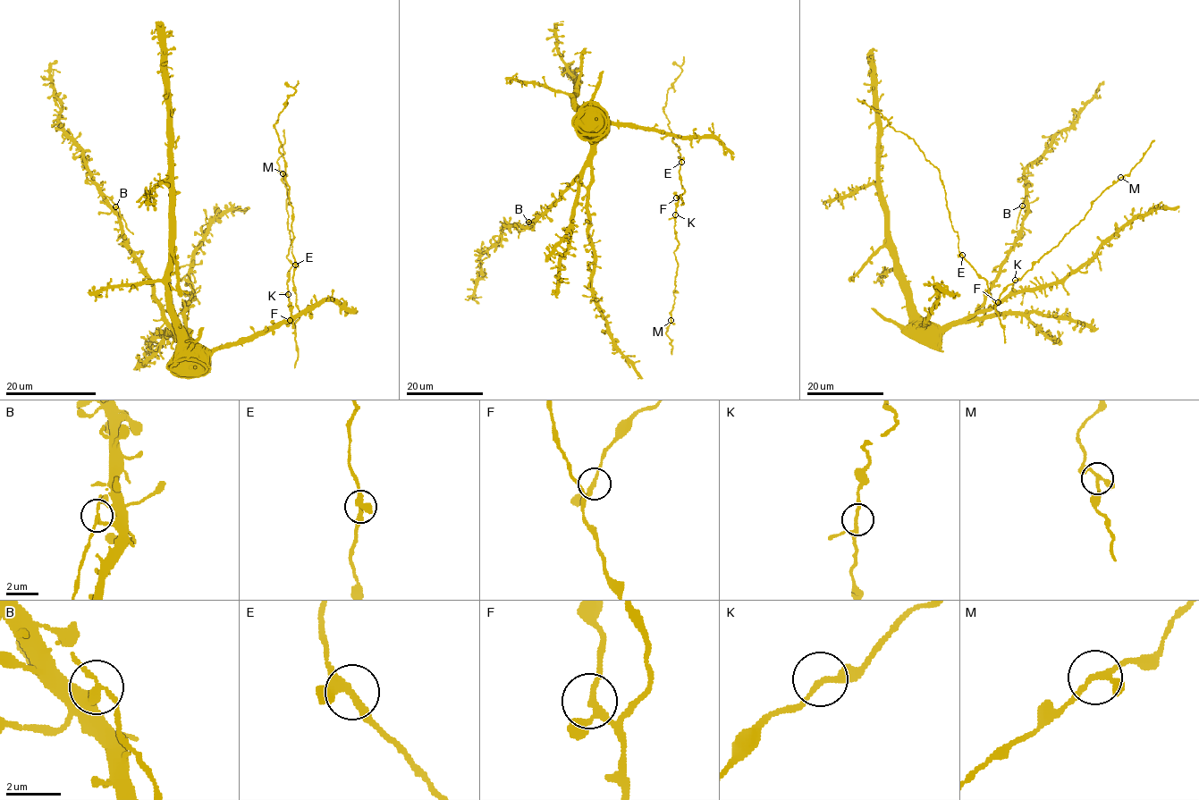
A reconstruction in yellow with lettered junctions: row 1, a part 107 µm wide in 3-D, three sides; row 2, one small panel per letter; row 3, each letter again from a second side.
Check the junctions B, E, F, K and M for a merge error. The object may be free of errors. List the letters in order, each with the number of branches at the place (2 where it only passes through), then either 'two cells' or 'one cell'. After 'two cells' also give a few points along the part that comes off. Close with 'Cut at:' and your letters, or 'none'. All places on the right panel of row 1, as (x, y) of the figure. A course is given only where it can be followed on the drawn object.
B: 3 | two cells | (1022, 205), (1017, 229)
E: 3 | one cell
F: 3 | one cell
K: 3 | one cell
M: 3 | one cell
Cut at: B

